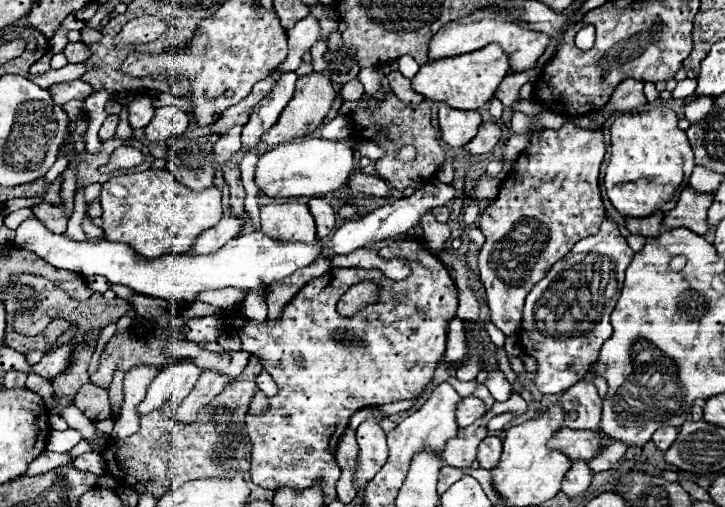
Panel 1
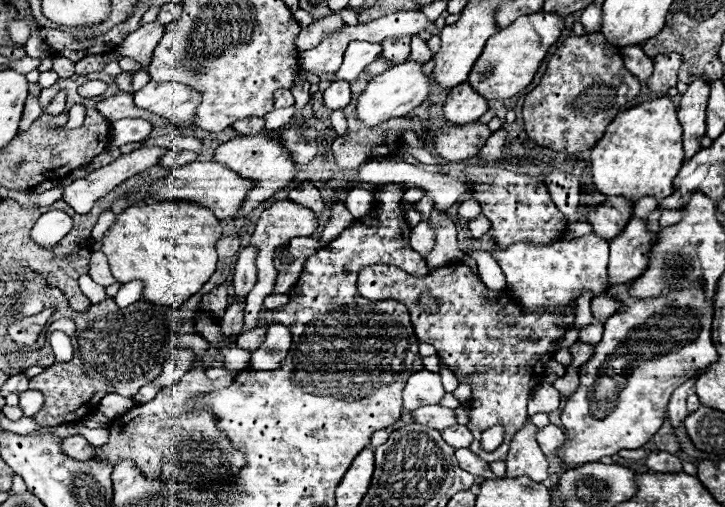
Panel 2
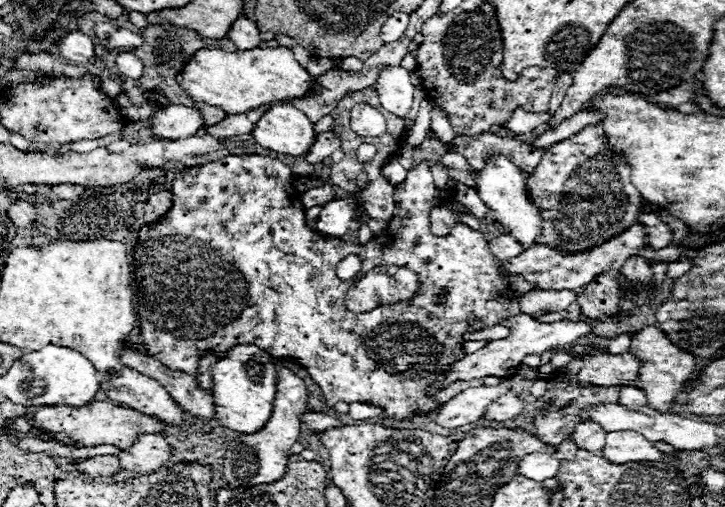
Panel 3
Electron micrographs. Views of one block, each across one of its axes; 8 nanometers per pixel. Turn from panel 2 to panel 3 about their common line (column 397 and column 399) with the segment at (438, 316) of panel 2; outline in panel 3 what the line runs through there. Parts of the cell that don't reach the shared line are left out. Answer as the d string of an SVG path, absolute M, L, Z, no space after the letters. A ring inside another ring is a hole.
M376 266L346 292L346 306L370 312L384 304L410 300L418 290L418 276L400 266Z

